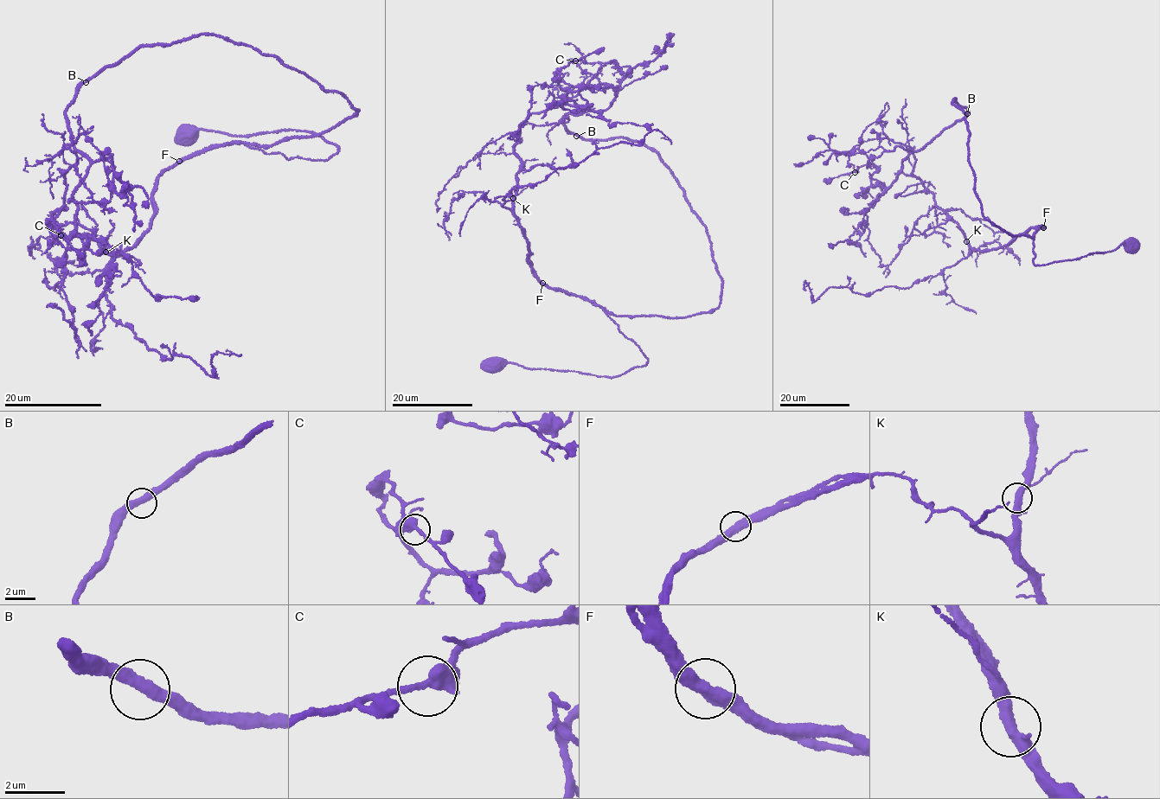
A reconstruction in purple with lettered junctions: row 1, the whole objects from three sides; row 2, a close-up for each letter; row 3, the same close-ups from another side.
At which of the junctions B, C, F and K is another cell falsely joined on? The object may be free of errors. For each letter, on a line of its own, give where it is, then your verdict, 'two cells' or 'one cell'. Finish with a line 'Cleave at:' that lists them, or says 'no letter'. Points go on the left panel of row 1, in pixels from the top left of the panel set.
B: place (86, 82); one cell
C: place (60, 235); one cell
F: place (179, 161); one cell
K: place (105, 252); one cell
Cleave at: no letter

